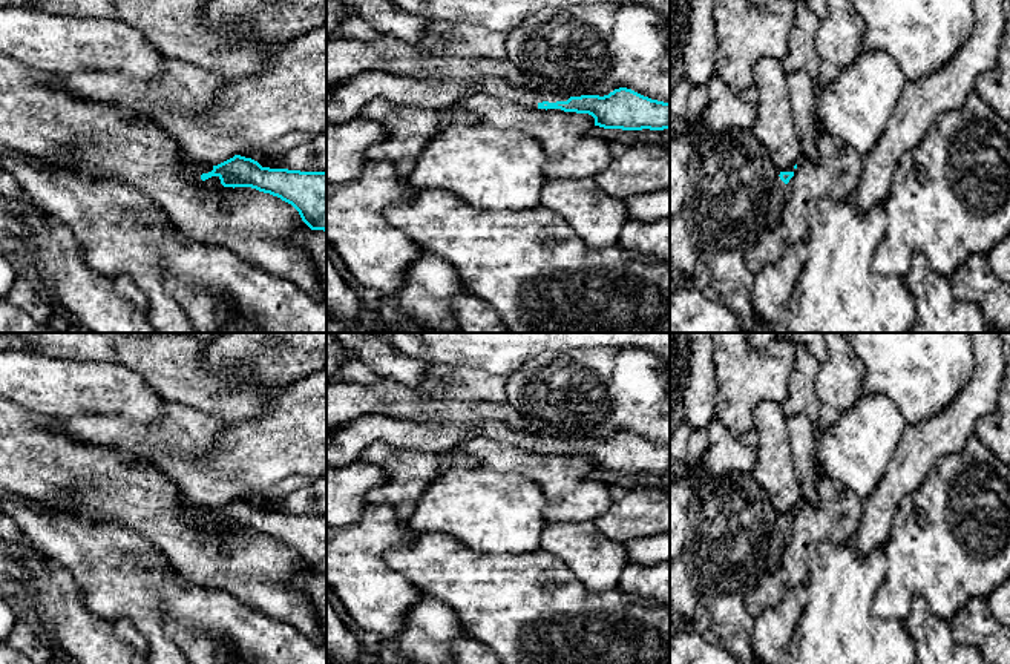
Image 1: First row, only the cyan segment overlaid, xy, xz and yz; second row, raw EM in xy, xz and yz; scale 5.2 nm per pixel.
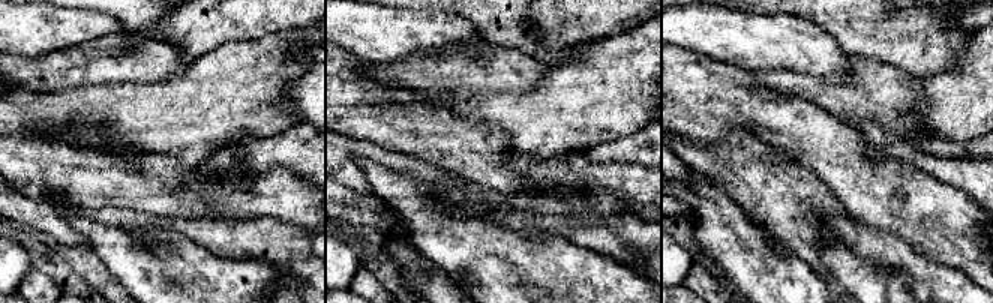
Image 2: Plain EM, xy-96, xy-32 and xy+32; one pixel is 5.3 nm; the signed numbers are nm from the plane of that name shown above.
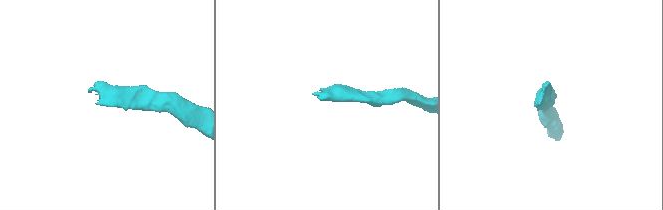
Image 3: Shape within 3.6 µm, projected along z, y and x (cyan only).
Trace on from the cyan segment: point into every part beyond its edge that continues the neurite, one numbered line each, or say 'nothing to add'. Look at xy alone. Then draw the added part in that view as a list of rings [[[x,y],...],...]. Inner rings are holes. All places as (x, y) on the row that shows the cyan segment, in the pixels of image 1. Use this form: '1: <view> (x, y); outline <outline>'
1: xy (190, 170); outline [[[187,164],[184,166],[182,169],[182,173],[187,176],[187,178],[193,178],[199,182],[202,182],[204,186],[207,187],[218,187],[218,189],[224,189],[224,186],[219,182],[219,176],[212,176],[205,181],[201,179],[201,175],[202,173],[208,173],[212,172],[213,167],[210,166],[201,166],[201,164]]]

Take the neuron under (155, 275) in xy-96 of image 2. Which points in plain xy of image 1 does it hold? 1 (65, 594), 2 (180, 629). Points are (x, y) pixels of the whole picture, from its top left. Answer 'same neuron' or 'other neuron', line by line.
1: other neuron
2: other neuron

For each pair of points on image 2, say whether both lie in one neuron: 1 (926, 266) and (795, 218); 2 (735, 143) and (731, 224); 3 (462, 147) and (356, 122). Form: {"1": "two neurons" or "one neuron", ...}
{"1": "one neuron", "2": "two neurons", "3": "one neuron"}

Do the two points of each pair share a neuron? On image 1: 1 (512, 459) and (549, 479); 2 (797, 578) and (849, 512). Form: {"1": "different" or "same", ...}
{"1": "same", "2": "same"}

